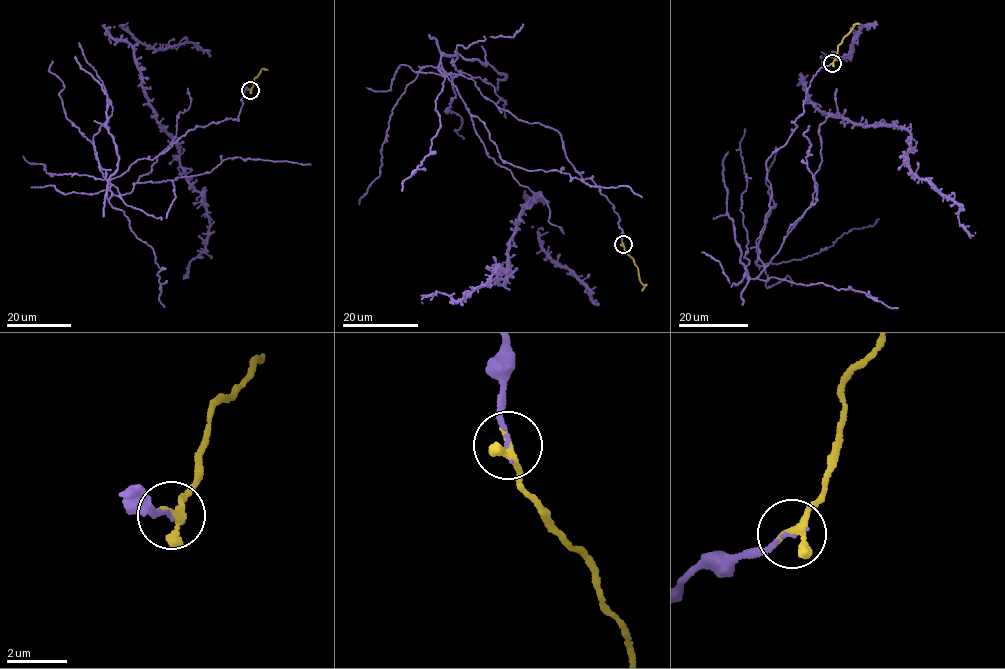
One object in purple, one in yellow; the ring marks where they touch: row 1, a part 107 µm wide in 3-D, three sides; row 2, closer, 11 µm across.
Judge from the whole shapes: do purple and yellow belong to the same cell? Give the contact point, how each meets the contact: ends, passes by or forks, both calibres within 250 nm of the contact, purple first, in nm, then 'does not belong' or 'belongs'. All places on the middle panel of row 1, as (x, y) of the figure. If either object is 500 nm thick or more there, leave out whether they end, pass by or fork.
at (623, 244); purple ends there; yellow ends there; 110 nm thick on the purple side, 360 nm on the other; belongs

